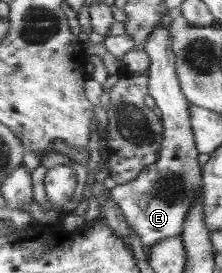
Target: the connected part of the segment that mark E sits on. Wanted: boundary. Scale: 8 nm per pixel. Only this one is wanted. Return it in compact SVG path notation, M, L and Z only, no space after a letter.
M164 25L158 27L145 44L146 52L152 56L150 76L150 96L157 103L157 110L164 117L166 126L165 145L161 149L161 159L139 174L138 180L118 184L111 194L121 210L125 212L130 225L135 228L143 246L154 247L161 240L185 234L191 210L204 190L204 166L199 162L198 140L195 139L192 103L183 91L178 74L177 56L170 30Z

